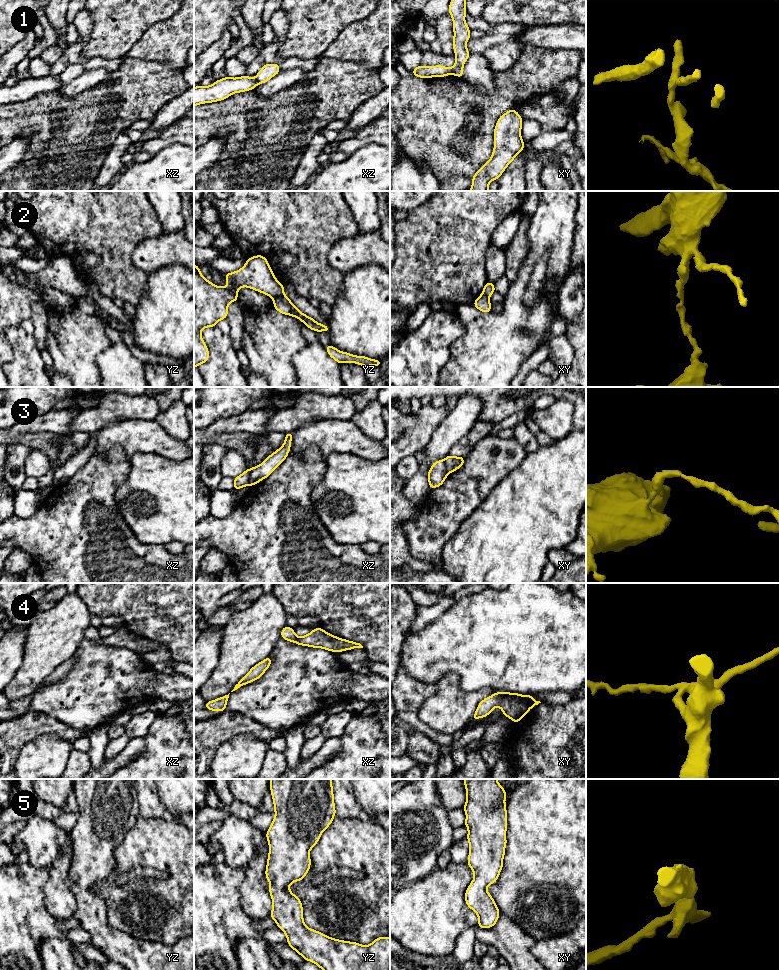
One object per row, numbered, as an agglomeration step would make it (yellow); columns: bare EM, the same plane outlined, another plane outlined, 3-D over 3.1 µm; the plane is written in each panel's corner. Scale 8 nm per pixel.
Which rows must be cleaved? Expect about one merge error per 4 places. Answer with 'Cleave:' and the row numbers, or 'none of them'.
Cleave: 1, 2, 3

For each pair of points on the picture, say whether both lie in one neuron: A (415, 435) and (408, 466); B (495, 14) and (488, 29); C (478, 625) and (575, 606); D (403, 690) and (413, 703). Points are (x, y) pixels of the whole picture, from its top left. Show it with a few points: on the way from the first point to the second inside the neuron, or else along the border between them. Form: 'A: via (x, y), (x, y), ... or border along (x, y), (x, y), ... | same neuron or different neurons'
A: border along (413, 454), (405, 457), (400, 462) | different neurons
B: border along (481, 17), (492, 24), (500, 22), (515, 23) | different neurons
C: via (502, 625), (551, 625) | same neuron
D: via (406, 693), (412, 700) | same neuron

